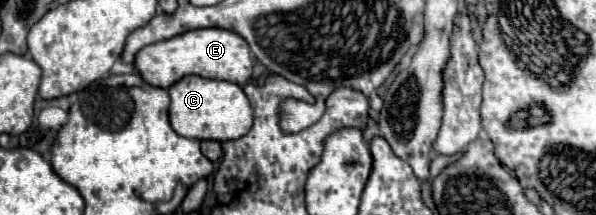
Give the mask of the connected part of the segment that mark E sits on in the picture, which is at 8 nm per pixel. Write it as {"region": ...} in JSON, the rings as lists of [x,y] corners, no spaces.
{"region":[[[192,29],[166,41],[146,45],[134,61],[138,73],[154,87],[170,87],[184,75],[200,75],[208,79],[224,79],[244,85],[252,75],[252,53],[248,43],[234,31],[226,29]]]}

